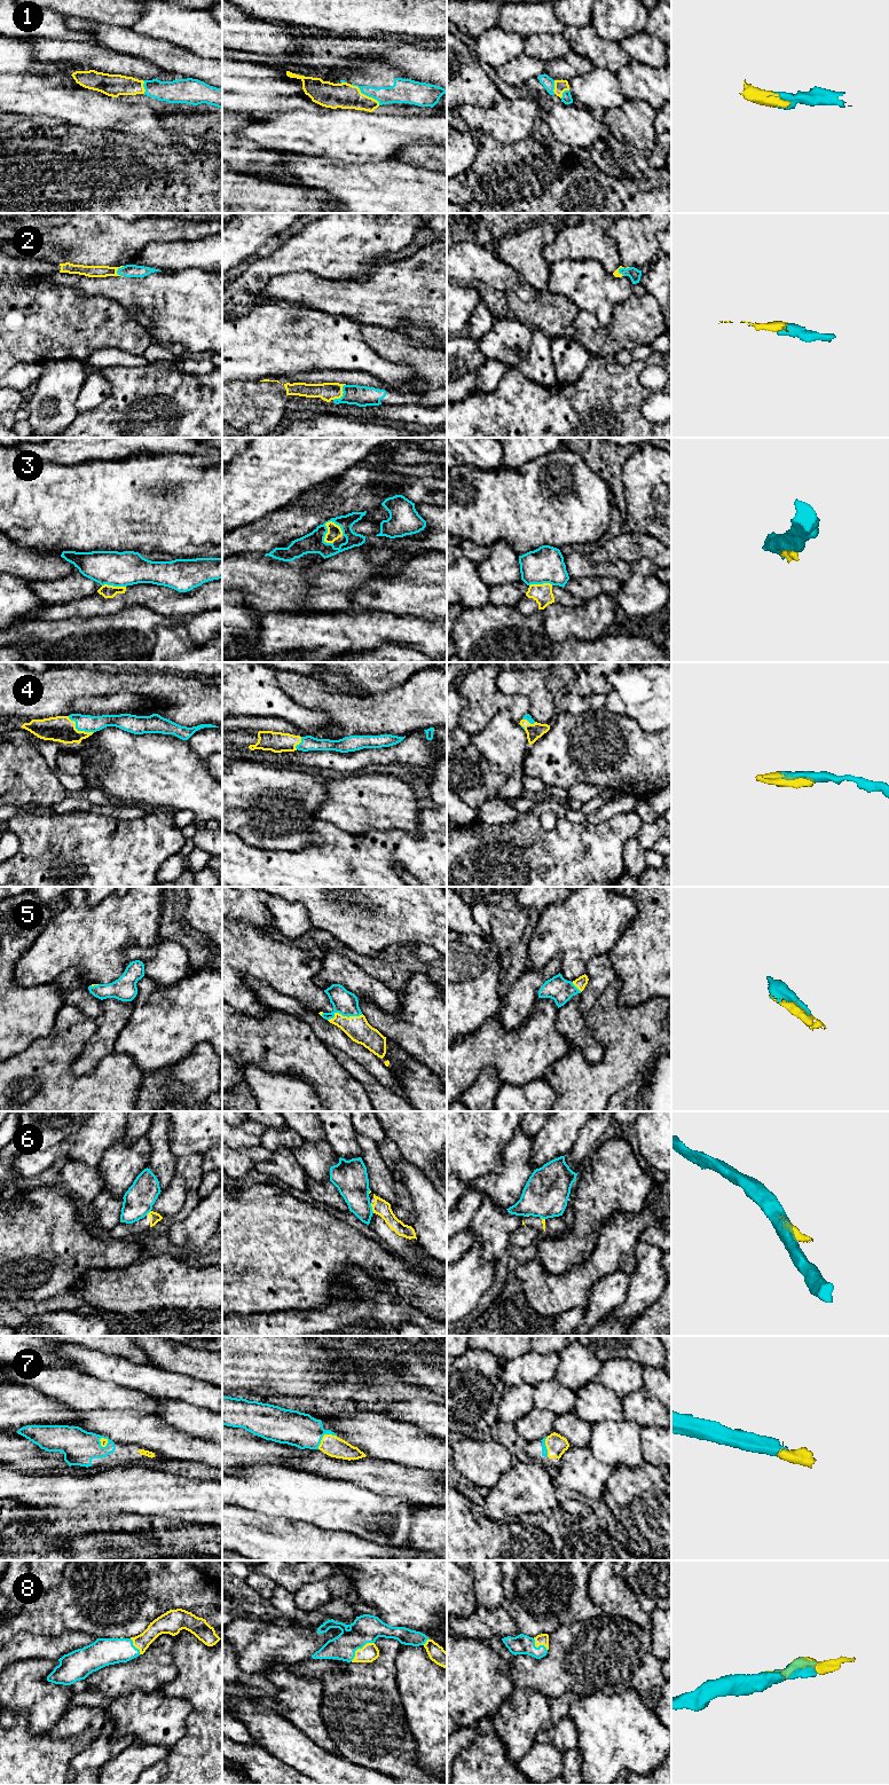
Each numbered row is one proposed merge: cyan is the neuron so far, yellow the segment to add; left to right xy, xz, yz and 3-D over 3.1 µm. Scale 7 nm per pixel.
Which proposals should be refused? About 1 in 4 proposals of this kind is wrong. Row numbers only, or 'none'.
3, 6

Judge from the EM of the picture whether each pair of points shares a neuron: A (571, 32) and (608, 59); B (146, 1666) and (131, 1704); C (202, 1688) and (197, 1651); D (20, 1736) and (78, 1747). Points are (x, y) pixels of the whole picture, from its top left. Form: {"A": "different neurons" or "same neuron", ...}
{"A": "same neuron", "B": "different neurons", "C": "same neuron", "D": "same neuron"}

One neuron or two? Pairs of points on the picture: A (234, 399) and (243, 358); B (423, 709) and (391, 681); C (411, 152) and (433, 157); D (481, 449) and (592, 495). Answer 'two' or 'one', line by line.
A: two
B: two
C: one
D: two

